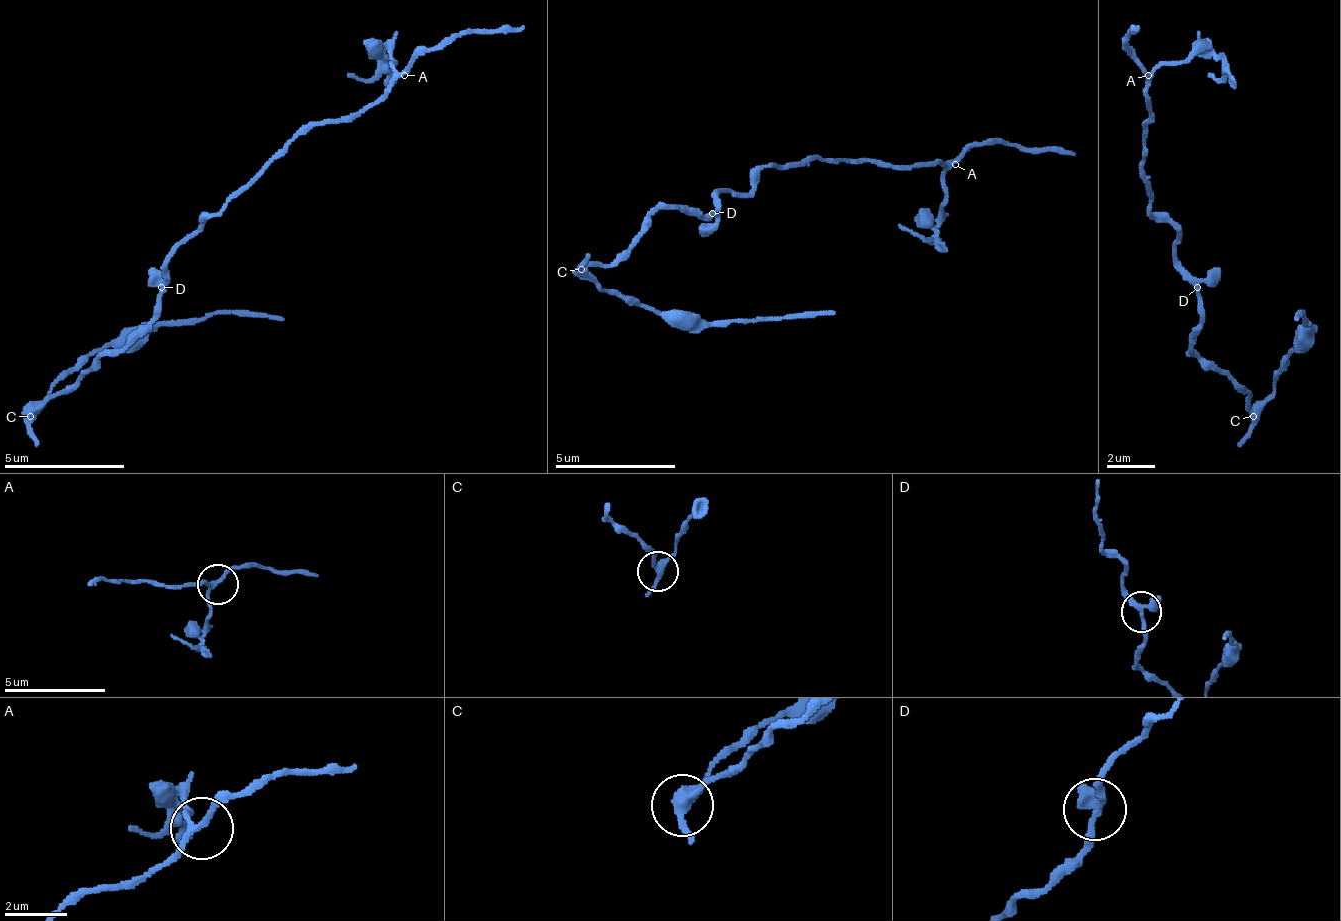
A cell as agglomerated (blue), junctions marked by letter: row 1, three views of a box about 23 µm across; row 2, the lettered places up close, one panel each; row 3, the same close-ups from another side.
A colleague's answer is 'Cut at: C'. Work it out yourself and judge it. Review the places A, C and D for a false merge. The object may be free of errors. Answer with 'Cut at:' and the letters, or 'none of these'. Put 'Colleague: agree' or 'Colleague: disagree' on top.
Colleague: agree
Cut at: C

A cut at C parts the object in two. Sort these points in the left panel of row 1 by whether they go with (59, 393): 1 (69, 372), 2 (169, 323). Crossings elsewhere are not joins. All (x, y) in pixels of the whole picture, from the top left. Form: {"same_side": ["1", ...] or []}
{"same_side": []}

